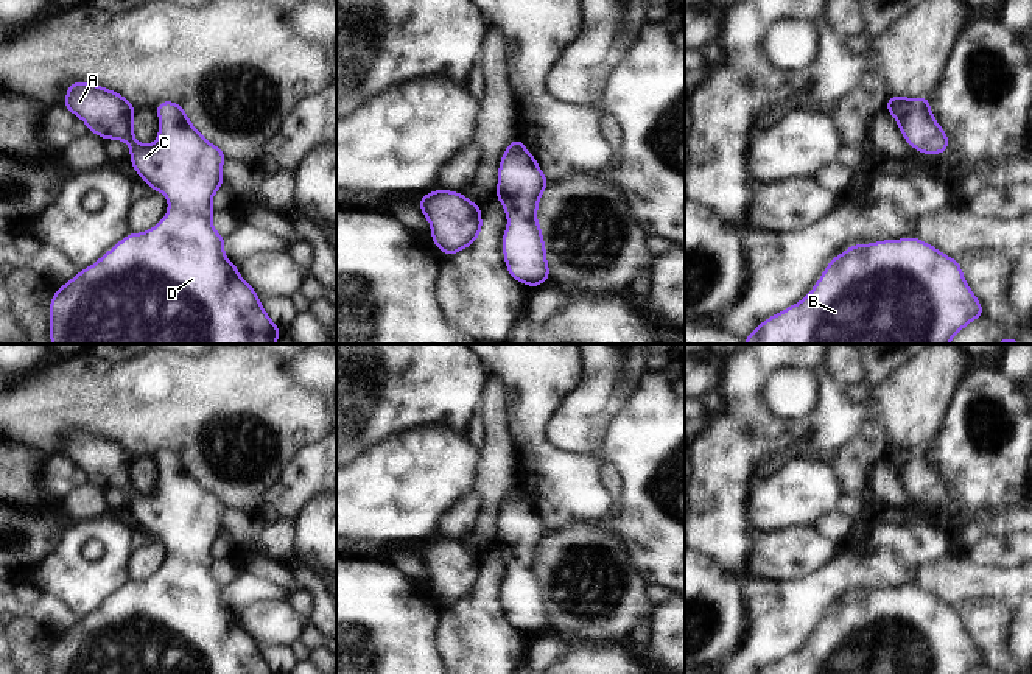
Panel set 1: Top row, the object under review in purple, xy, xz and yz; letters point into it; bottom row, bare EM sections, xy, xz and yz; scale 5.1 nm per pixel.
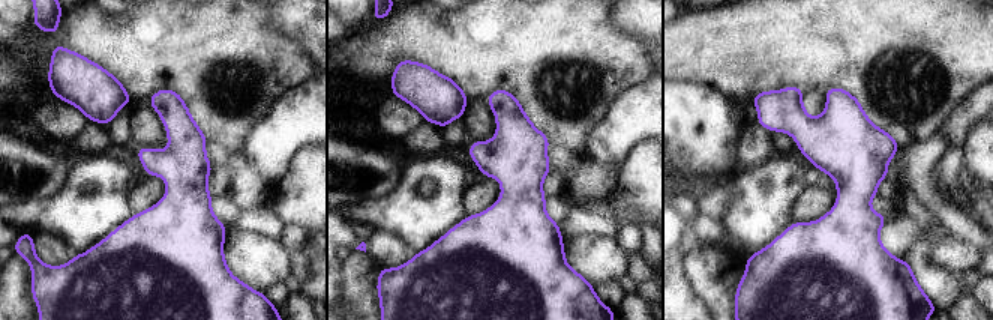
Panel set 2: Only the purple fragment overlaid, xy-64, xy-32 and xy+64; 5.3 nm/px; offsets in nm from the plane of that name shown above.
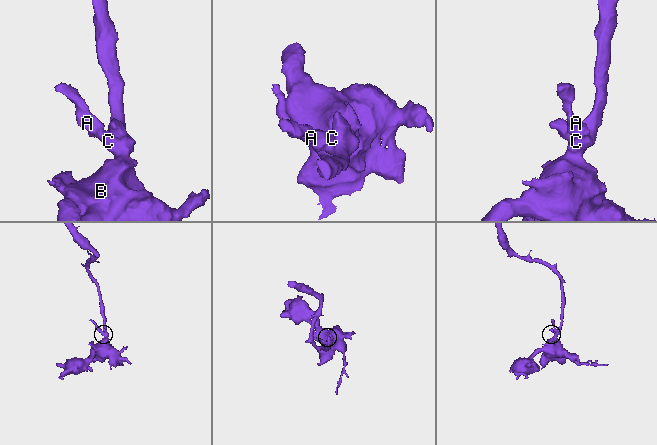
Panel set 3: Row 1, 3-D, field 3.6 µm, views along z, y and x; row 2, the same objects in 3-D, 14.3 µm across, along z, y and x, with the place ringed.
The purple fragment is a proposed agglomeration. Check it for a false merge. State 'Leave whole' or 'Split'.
Leave whole

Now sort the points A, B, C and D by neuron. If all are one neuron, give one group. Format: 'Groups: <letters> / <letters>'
Groups: A B C D

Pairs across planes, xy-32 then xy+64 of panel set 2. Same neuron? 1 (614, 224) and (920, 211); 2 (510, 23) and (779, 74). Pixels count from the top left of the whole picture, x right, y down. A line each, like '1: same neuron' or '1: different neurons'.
1: different neurons
2: same neuron

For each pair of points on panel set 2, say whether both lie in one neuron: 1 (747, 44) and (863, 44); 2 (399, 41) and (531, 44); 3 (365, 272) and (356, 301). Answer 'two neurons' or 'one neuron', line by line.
1: one neuron
2: one neuron
3: one neuron

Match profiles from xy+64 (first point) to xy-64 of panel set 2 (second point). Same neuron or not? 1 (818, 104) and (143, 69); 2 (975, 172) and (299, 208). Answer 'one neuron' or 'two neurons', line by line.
1: two neurons
2: one neuron

